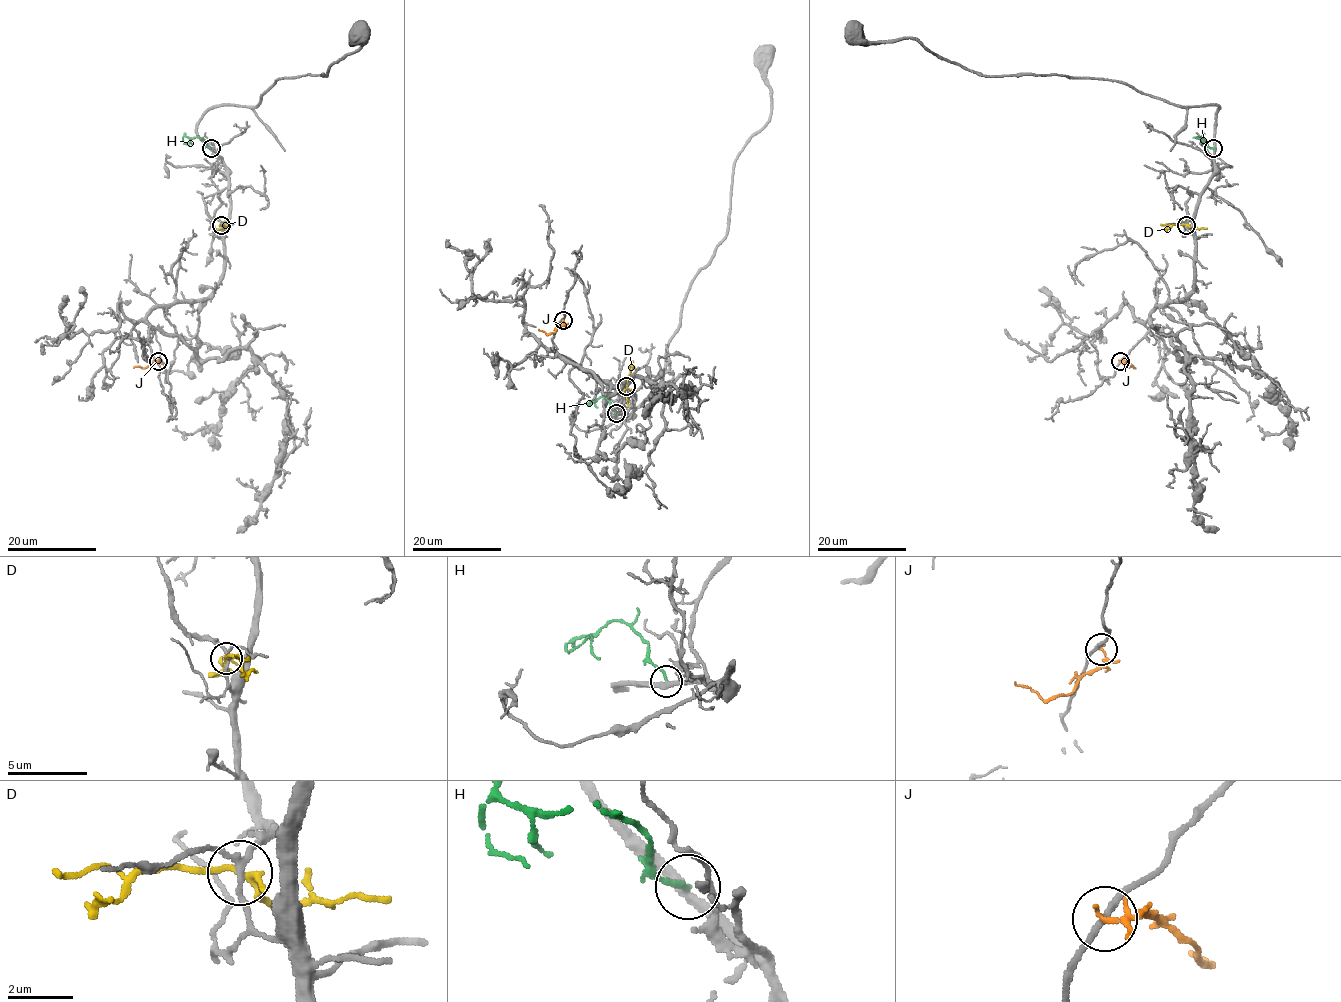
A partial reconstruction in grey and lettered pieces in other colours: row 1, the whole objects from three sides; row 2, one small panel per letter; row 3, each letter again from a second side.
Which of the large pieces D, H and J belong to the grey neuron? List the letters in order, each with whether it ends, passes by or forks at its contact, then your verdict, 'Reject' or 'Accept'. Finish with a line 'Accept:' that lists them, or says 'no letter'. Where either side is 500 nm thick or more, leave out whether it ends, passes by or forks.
D: It forks there. Reject
H: It ends there. Reject
J: It forks there. Reject
Accept: no letter

